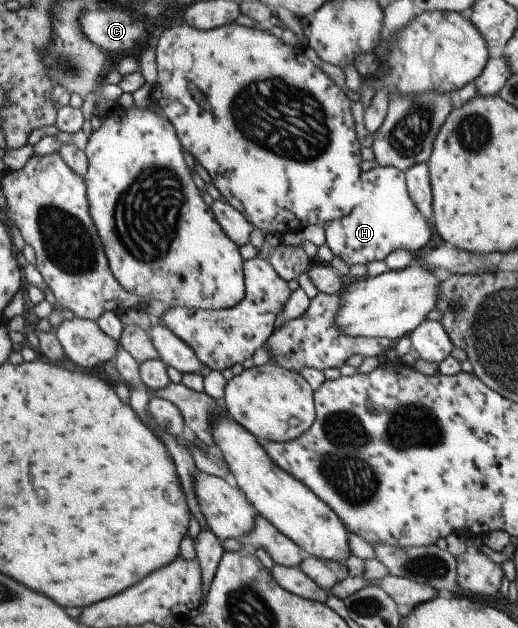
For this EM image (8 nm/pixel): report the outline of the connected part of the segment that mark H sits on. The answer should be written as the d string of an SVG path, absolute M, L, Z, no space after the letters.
M387 166L372 167L361 172L357 180L356 194L358 201L353 212L323 224L325 244L333 257L340 258L349 267L352 264L369 264L384 261L393 250L408 252L421 250L429 239L431 232L426 219L413 206L406 192L404 172Z

